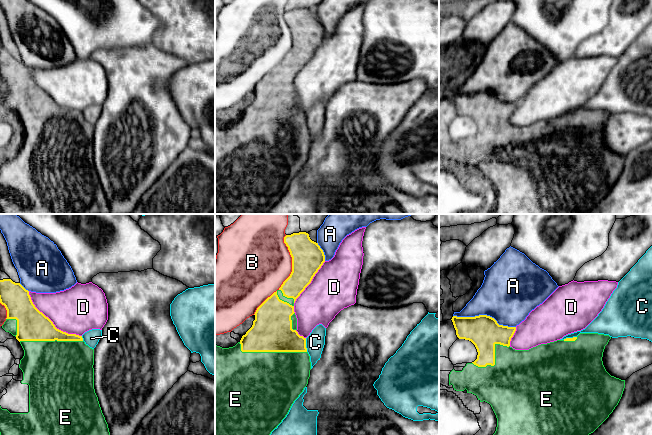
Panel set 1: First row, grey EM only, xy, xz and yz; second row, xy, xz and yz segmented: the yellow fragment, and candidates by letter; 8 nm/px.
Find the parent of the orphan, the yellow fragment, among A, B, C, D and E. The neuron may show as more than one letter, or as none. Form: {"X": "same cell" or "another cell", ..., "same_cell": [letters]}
{"A": "another cell", "B": "another cell", "C": "another cell", "D": "another cell", "E": "same cell", "same_cell": ["E"]}

